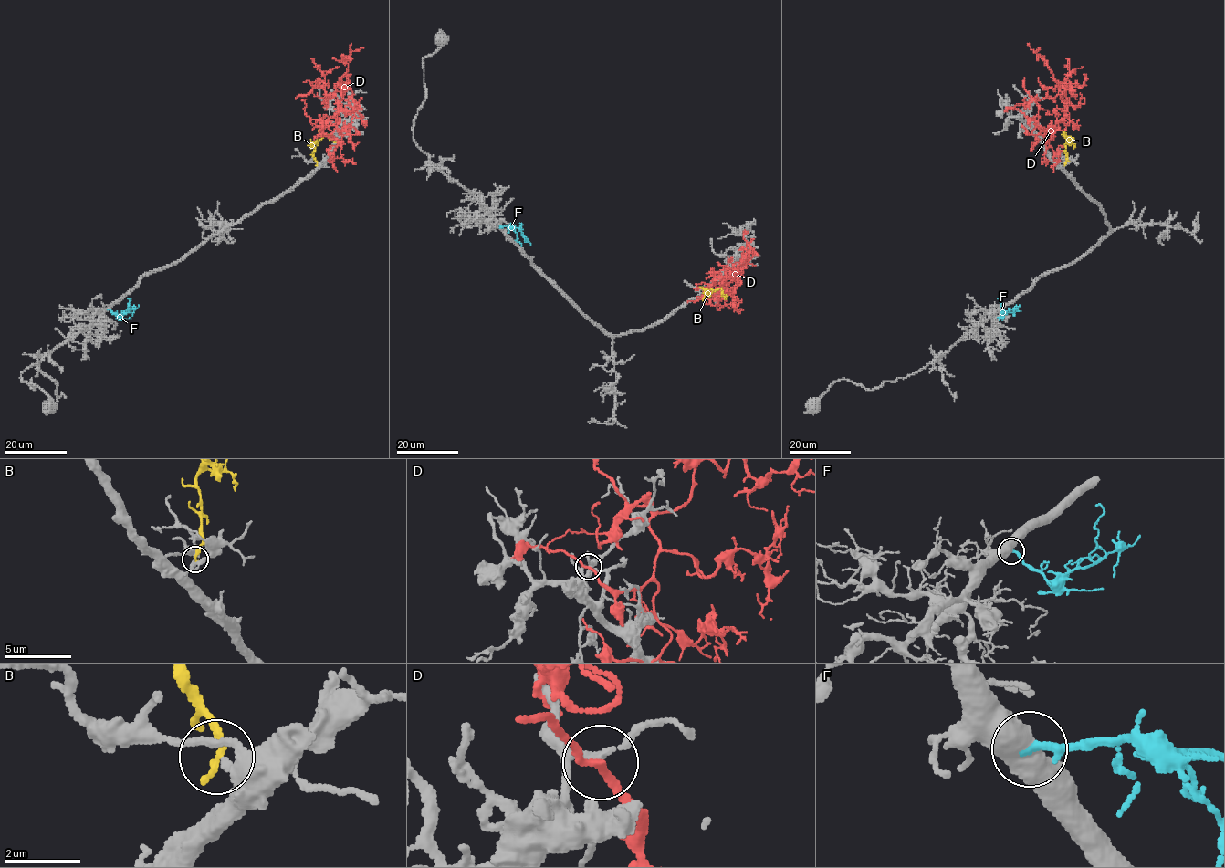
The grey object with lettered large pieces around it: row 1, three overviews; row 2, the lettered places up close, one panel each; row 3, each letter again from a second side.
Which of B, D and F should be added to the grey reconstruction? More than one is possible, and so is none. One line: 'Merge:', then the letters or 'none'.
Merge: B

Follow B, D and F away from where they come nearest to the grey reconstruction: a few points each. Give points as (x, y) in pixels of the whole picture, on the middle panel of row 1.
B: (708, 290), (706, 291), (711, 293), (720, 288), (724, 299)
D: (751, 247), (754, 253), (733, 271), (735, 279), (714, 293), (731, 308)
F: (501, 226), (517, 227), (531, 245)

